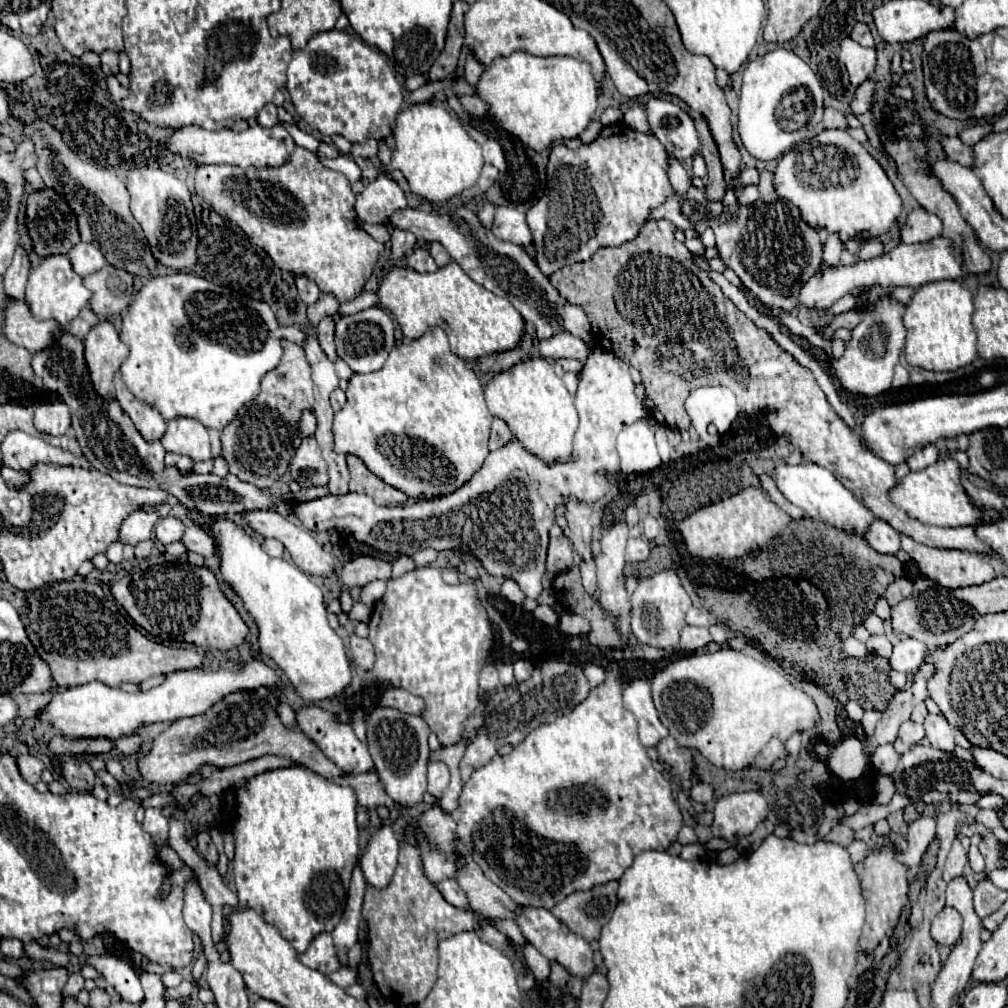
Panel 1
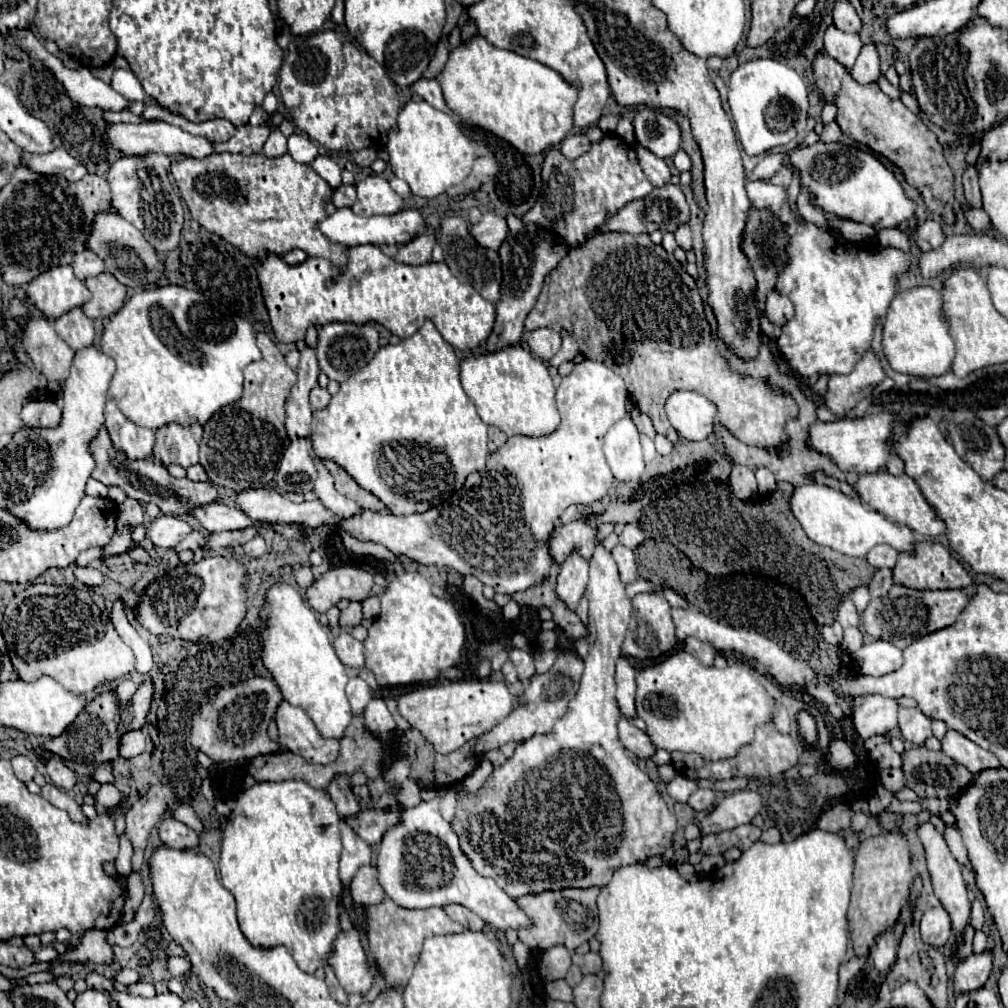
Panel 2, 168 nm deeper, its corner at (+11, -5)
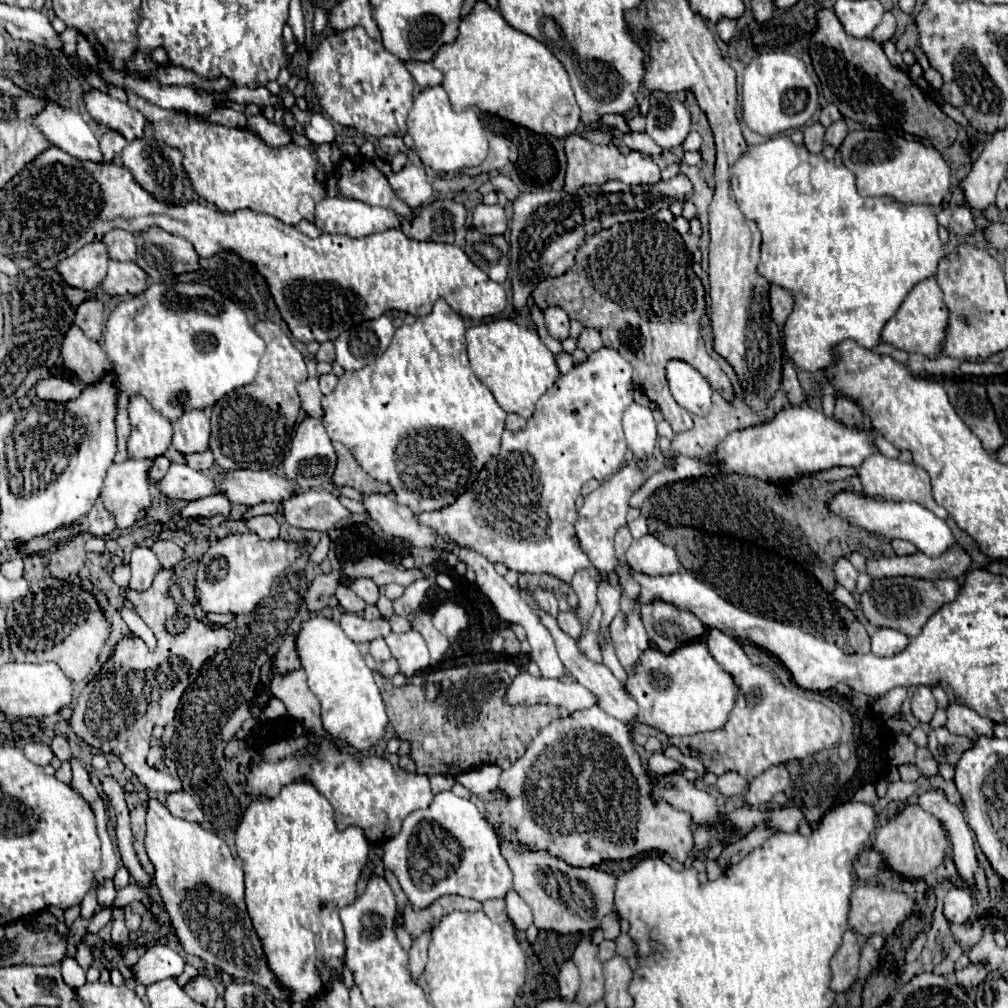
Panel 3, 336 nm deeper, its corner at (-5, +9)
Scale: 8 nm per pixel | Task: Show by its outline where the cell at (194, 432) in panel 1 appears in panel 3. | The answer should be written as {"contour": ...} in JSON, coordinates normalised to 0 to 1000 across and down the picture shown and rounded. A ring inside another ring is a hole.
{"contour":[[[200,407],[185,409],[171,423],[173,423],[171,440],[173,440],[173,444],[177,448],[190,450],[190,448],[202,448],[202,446],[206,446],[208,417],[202,413]]]}

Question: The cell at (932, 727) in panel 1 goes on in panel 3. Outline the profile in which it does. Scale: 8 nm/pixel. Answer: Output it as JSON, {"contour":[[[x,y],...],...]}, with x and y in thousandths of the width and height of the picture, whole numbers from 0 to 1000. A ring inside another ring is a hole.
{"contour":[[[909,681],[905,688],[905,708],[913,716],[923,716],[929,706],[929,694],[921,681]]]}

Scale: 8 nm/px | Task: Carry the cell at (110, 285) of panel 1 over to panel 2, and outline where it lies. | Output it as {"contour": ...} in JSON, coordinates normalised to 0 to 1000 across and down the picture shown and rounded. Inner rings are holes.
{"contour":[[[101,270],[93,276],[87,276],[85,284],[91,290],[91,296],[81,304],[81,308],[91,317],[107,315],[123,302],[125,284],[119,282],[109,270]]]}

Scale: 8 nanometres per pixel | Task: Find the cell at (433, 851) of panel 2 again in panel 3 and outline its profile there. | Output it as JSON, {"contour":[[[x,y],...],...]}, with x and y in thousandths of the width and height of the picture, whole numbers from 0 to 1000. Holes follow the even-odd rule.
{"contour":[[[437,786],[423,804],[409,806],[401,813],[397,827],[381,837],[379,853],[393,867],[411,901],[425,901],[431,893],[444,887],[456,887],[476,895],[500,891],[508,881],[508,865],[496,847],[490,821],[468,794],[448,786]],[[407,841],[413,841],[413,877],[405,857]]]}

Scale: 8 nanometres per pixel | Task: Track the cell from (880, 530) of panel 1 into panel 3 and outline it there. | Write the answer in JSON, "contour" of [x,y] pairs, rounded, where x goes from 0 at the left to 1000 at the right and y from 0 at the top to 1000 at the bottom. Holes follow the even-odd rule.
{"contour":[[[885,536],[885,544],[891,552],[897,552],[897,550],[909,550],[911,544],[905,540],[905,538],[899,538],[899,536]]]}

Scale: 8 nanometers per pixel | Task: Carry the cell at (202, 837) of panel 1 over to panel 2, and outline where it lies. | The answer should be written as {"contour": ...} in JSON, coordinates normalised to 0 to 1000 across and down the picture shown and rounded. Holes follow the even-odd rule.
{"contour":[[[163,812],[159,817],[159,831],[167,841],[177,841],[177,843],[188,843],[196,839],[196,827],[187,821],[185,817],[173,813],[173,812]]]}

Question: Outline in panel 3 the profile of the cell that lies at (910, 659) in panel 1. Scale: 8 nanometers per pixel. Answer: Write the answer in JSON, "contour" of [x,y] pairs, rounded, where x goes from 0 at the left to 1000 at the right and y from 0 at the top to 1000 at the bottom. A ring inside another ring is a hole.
{"contour":[[[871,623],[865,631],[865,649],[869,651],[887,651],[901,641],[901,631],[885,625],[885,623]]]}

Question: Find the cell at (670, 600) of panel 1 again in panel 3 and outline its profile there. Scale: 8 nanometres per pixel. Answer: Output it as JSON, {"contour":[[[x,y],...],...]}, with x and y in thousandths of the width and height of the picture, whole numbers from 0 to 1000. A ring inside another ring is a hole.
{"contour":[[[645,597],[635,601],[637,617],[643,633],[657,645],[667,647],[700,629],[700,621],[681,605],[661,597]]]}

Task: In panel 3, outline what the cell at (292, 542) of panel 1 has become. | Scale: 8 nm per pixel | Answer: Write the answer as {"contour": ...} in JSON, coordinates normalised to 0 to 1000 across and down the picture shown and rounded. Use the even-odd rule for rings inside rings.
{"contour":[[[171,460],[161,476],[153,482],[169,496],[196,496],[200,492],[210,492],[216,488],[212,474],[204,468],[190,466],[185,460]]]}

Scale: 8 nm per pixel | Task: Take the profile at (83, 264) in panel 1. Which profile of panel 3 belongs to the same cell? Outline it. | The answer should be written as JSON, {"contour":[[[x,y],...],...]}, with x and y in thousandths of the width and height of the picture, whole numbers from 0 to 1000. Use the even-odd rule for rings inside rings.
{"contour":[[[113,226],[103,234],[107,242],[107,252],[113,258],[135,258],[135,236],[131,230]]]}

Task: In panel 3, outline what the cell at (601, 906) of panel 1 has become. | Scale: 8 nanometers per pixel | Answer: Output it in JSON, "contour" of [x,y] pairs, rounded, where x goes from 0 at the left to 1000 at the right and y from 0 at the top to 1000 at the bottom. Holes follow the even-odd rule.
{"contour":[[[496,831],[496,845],[510,867],[510,883],[526,899],[530,917],[536,923],[552,923],[558,927],[585,927],[595,913],[609,903],[611,871],[591,861],[571,861],[563,855],[544,849],[544,845],[514,845],[506,833]]]}

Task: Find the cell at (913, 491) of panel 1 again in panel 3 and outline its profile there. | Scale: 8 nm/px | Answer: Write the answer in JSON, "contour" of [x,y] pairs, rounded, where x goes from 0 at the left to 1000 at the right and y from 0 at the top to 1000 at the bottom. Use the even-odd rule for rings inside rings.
{"contour":[[[867,448],[857,456],[857,460],[851,464],[851,472],[855,476],[855,486],[859,492],[877,492],[879,496],[893,496],[893,498],[911,498],[923,508],[927,508],[931,514],[940,514],[940,508],[927,498],[925,484],[923,484],[923,472],[909,460],[897,460],[893,456],[885,456],[875,452],[873,448]]]}

